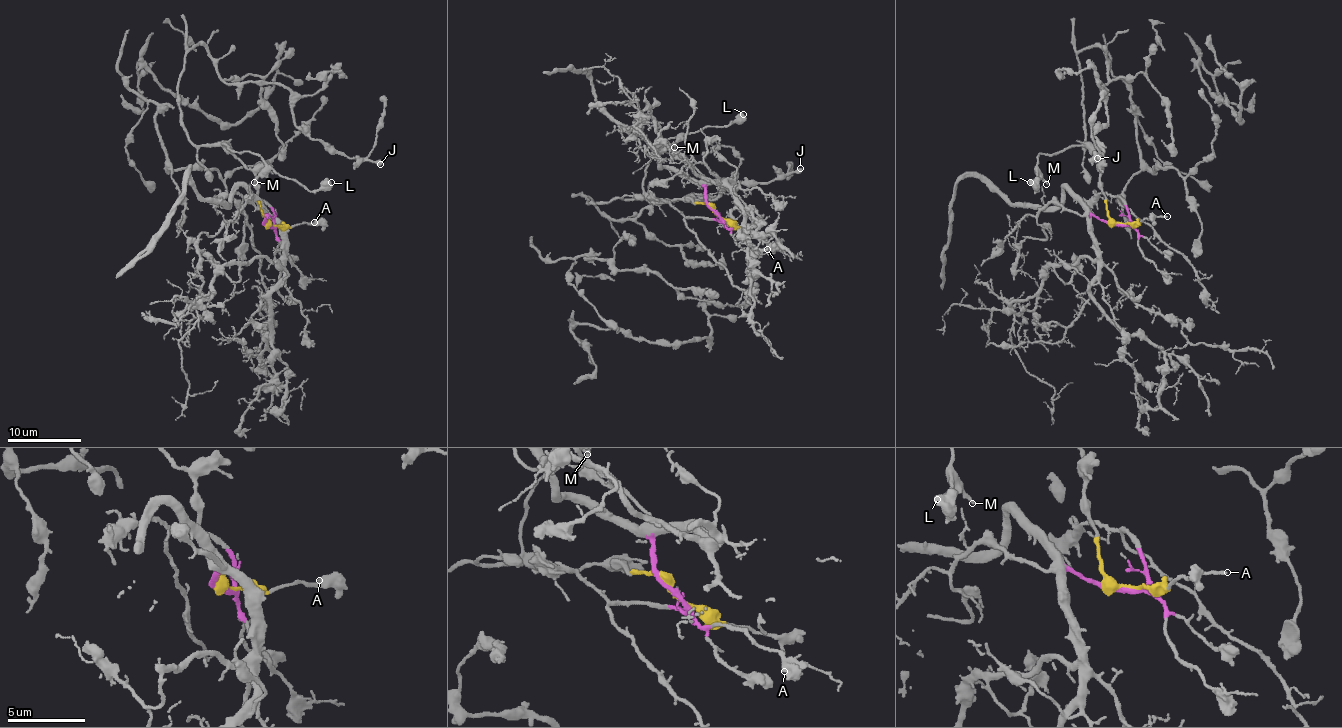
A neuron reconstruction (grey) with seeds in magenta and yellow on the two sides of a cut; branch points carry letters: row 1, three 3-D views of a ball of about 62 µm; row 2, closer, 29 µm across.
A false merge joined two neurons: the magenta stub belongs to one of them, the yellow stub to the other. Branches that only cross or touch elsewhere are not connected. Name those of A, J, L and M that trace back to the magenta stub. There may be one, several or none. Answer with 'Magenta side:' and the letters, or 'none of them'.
Magenta side: none of them

